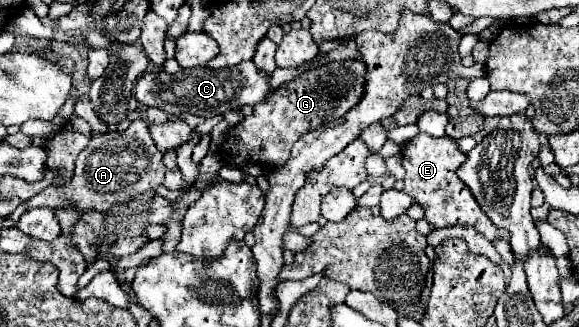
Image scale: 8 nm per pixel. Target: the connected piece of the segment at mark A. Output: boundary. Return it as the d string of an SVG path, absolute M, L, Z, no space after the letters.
M143 119L131 121L125 131L109 131L105 135L91 137L89 145L79 153L75 163L75 177L61 189L45 187L39 195L27 199L25 211L33 207L59 207L63 199L71 199L77 207L93 207L97 211L107 211L117 203L127 203L141 195L147 189L153 189L163 183L165 165L163 153L155 147L155 141L149 137L147 123Z

